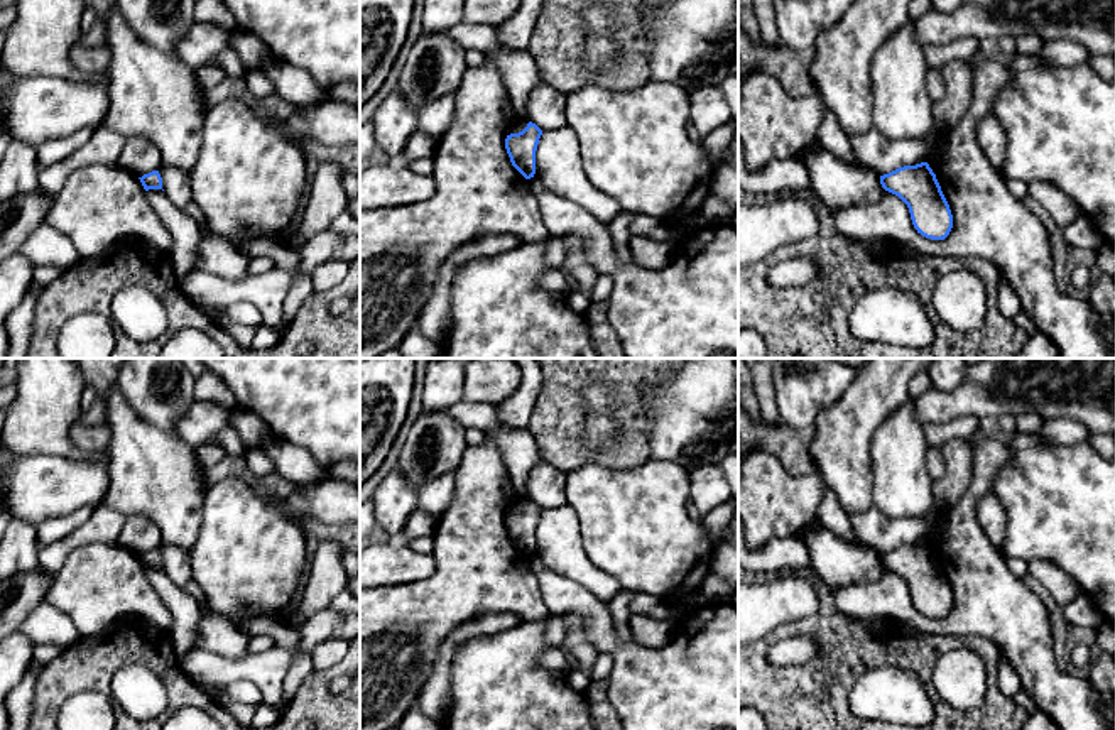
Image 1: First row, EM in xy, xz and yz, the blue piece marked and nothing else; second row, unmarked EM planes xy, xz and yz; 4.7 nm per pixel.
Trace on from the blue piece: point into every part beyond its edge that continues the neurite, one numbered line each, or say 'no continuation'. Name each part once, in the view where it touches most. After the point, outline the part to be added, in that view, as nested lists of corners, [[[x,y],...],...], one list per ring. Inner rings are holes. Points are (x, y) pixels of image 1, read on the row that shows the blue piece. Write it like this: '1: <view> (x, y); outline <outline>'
no continuation

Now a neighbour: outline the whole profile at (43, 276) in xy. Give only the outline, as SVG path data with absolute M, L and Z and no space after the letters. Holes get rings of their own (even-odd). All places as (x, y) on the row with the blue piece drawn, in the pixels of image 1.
M37 265L32 274L32 289L41 291L52 284L63 274L61 269L54 265Z

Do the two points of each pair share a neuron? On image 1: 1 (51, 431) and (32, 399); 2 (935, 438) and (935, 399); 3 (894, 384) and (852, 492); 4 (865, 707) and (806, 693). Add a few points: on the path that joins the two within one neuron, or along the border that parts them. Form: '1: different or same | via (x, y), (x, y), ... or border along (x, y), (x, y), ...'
1: same | via (43, 423), (41, 408)
2: different | border along (973, 414), (923, 426)
3: same | via (867, 411), (852, 426), (852, 465)
4: different | border along (864, 666), (848, 698), (852, 712)

